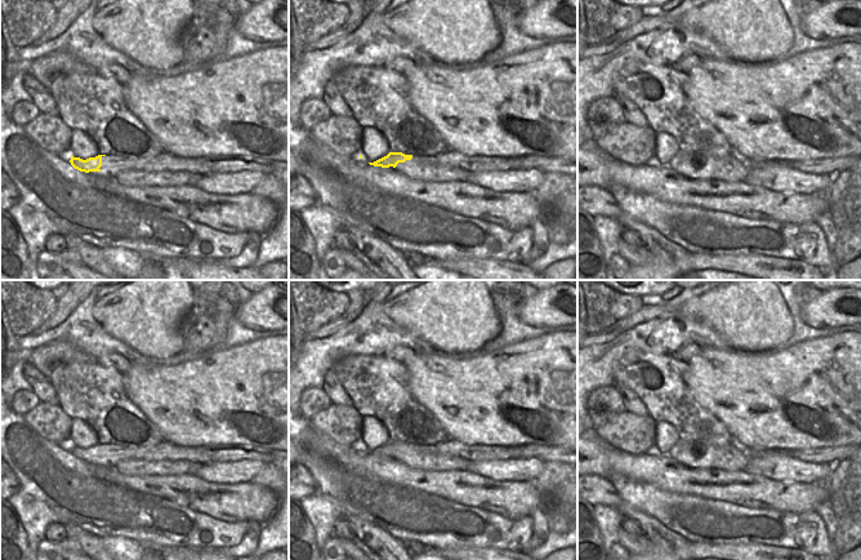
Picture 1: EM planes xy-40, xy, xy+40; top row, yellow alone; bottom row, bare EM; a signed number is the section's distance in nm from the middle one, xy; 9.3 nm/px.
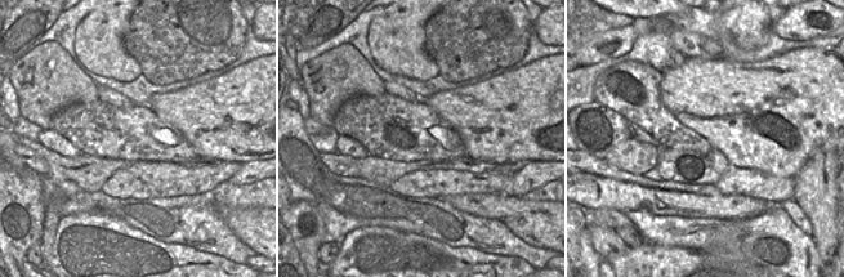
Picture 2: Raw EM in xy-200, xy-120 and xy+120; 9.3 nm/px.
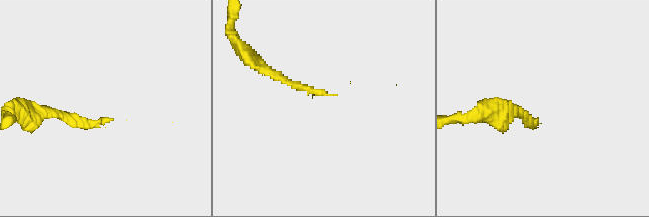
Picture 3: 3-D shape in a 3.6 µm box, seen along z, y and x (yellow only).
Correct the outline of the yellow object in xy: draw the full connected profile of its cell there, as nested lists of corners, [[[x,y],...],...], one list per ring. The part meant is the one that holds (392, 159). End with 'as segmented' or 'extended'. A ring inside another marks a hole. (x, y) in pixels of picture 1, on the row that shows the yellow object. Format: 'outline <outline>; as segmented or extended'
outline [[[389,152],[387,156],[369,164],[382,168],[389,168],[389,166],[396,168],[398,163],[405,163],[406,160],[411,160],[411,159],[412,155],[405,155],[402,152]]]; as segmented

